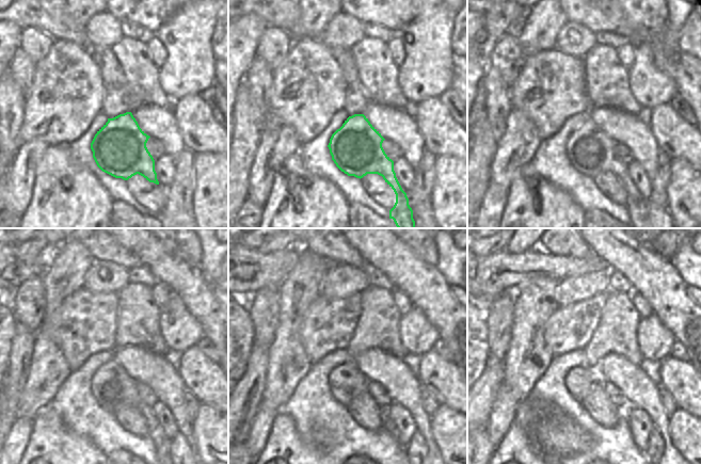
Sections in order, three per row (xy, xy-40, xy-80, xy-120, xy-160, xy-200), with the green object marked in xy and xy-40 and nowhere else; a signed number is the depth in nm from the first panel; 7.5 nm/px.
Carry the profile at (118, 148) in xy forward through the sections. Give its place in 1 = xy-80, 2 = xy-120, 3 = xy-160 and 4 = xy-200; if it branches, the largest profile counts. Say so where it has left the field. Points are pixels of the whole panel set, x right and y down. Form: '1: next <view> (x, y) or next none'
1: next xy-80 (591, 152)
2: next xy-120 (112, 387)
3: next xy-160 (346, 382)
4: next xy-200 (577, 381)

